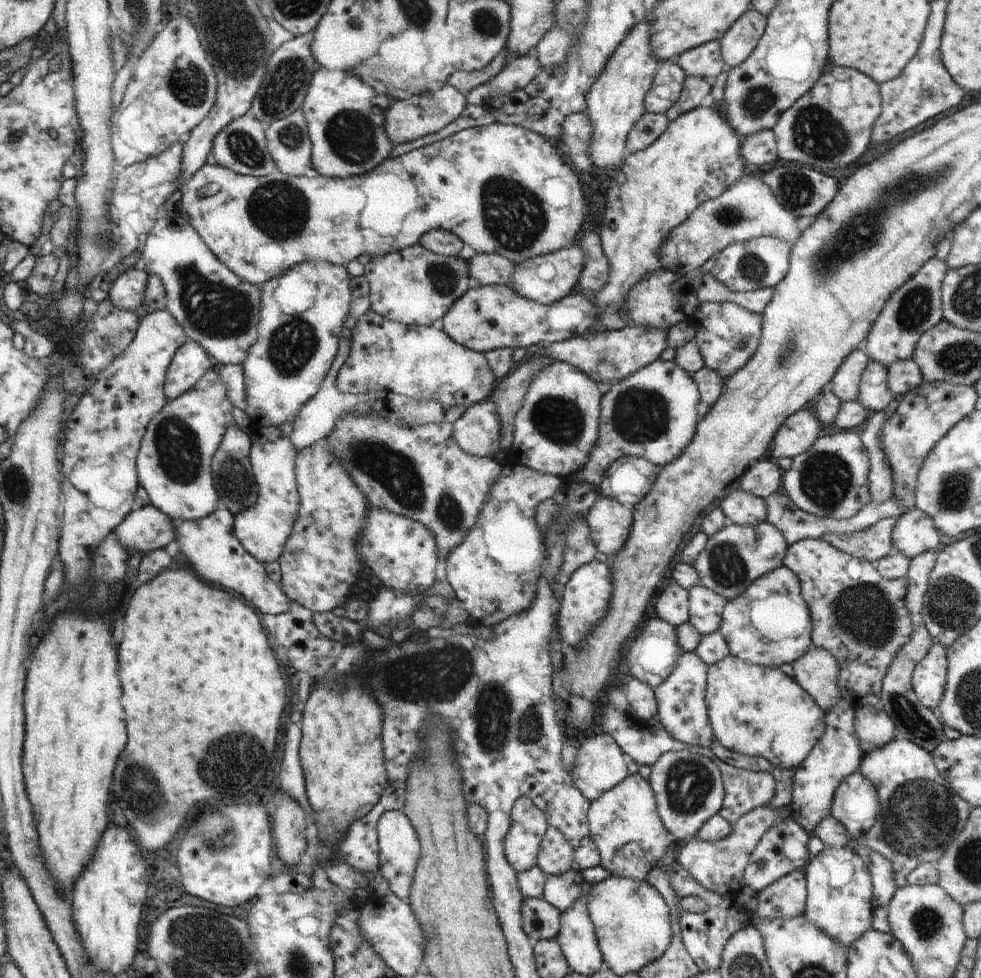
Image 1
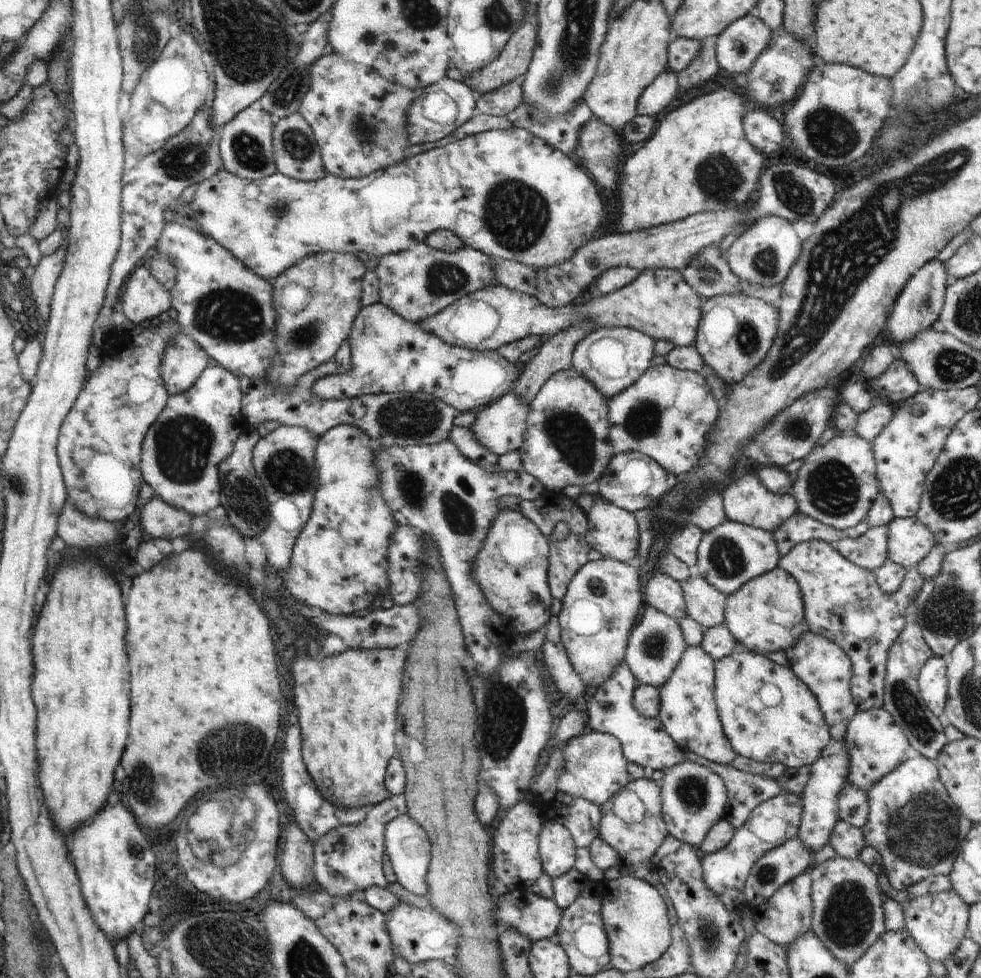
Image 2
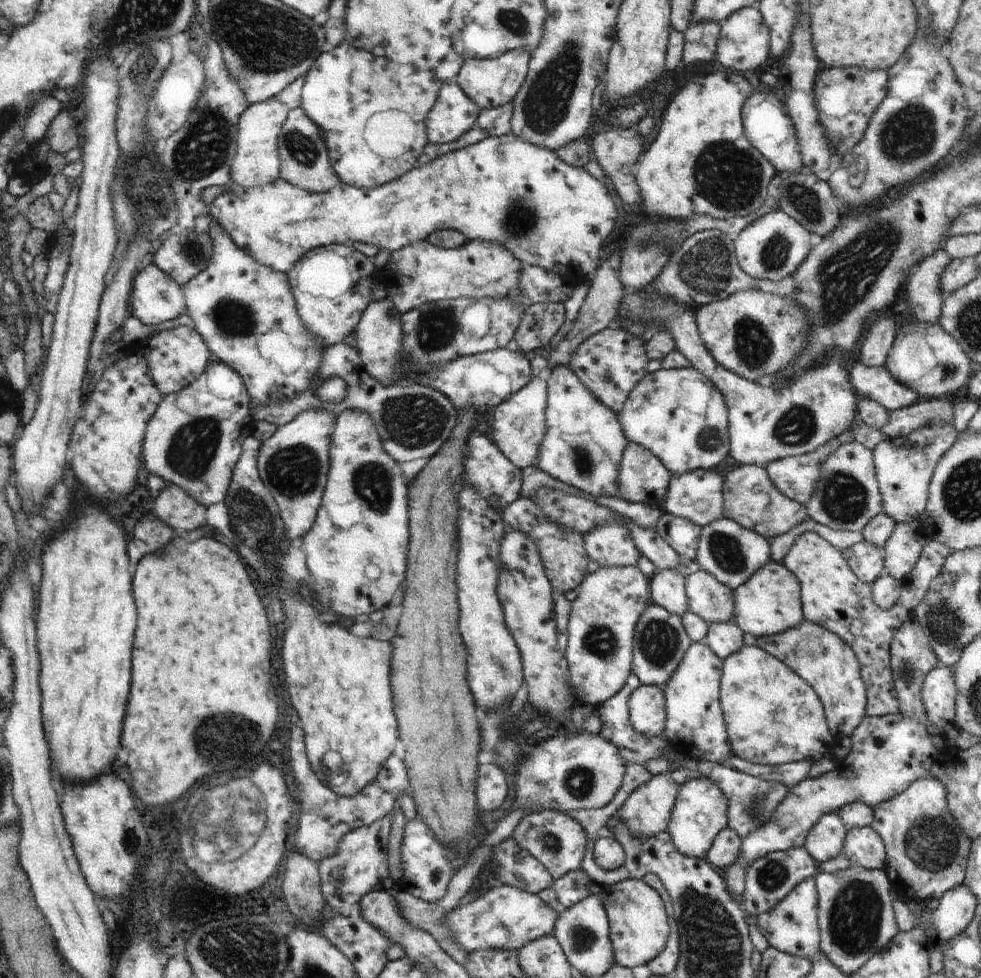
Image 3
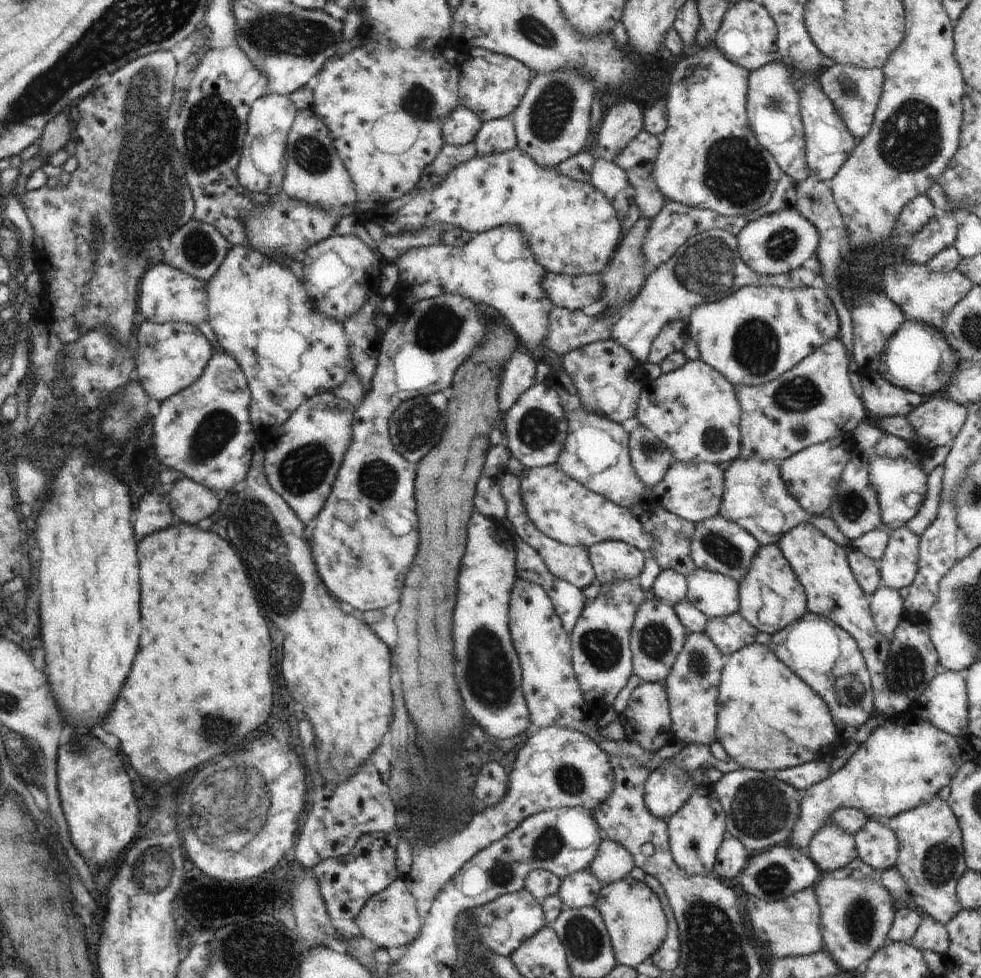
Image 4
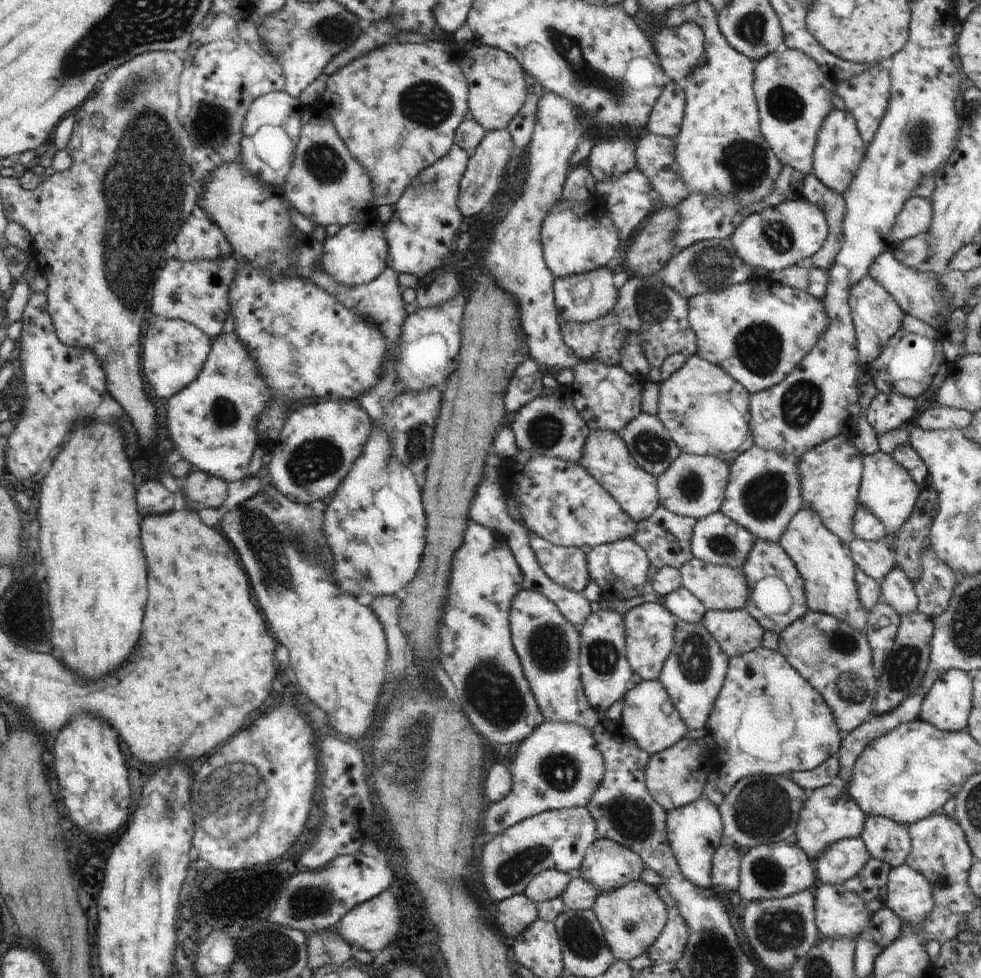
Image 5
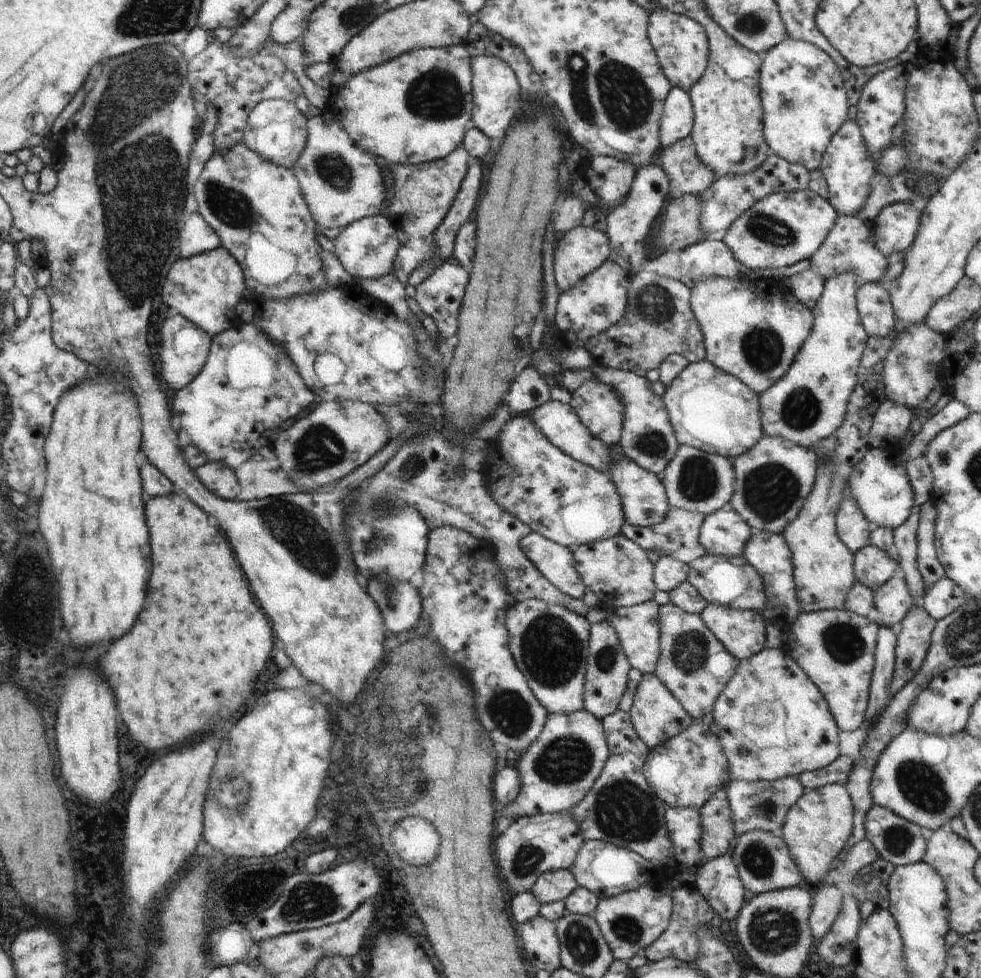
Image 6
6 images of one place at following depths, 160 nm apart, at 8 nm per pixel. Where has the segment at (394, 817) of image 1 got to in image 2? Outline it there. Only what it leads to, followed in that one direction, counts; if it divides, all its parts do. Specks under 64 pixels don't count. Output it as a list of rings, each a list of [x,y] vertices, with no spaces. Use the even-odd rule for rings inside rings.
[[[410,815],[399,816],[386,825],[385,850],[388,852],[397,882],[402,885],[402,888],[406,888],[412,894],[429,898],[426,875],[431,861],[431,844],[426,831],[420,828],[420,825],[410,818]]]

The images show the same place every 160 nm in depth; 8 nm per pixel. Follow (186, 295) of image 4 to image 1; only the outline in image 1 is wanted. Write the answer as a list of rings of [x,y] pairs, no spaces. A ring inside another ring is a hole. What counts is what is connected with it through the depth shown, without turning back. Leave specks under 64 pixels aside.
[[[141,266],[112,279],[109,300],[120,310],[136,311],[142,304],[147,289],[148,272]]]

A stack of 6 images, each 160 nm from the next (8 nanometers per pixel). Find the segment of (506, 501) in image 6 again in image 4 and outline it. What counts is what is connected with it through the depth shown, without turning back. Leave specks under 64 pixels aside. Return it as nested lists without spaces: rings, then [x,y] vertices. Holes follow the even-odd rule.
[[[556,464],[522,470],[519,480],[525,512],[548,538],[569,546],[586,546],[586,549],[598,542],[614,540],[630,544],[642,553],[650,552],[654,538],[646,532],[638,517],[566,476]]]

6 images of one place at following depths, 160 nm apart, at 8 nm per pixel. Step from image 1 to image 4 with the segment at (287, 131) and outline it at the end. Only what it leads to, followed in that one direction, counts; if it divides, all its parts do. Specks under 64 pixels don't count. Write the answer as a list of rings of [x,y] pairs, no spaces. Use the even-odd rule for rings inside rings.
[[[312,109],[296,112],[294,124],[285,136],[285,142],[284,156],[287,164],[282,191],[290,198],[304,202],[304,204],[314,204],[316,208],[324,208],[326,212],[341,214],[338,216],[340,219],[356,214],[355,205],[358,198],[356,198],[354,182],[350,174],[346,172],[340,156],[336,154],[328,128]]]

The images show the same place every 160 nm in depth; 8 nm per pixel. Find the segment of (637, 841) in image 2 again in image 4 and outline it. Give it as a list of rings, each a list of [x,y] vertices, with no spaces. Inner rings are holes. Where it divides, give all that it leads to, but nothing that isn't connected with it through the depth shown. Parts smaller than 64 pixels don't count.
[[[666,762],[662,768],[649,773],[644,786],[644,804],[652,816],[667,821],[686,804],[696,788],[689,772]]]

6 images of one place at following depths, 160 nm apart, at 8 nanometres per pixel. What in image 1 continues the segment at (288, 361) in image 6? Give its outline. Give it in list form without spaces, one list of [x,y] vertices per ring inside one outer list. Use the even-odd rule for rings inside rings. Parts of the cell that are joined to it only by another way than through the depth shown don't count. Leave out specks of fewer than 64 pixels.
[[[212,367],[187,393],[172,400],[167,399],[166,406],[148,423],[137,454],[139,484],[148,493],[151,504],[171,519],[197,521],[210,516],[220,506],[211,466],[226,429],[236,424],[232,417],[232,408],[226,385]]]

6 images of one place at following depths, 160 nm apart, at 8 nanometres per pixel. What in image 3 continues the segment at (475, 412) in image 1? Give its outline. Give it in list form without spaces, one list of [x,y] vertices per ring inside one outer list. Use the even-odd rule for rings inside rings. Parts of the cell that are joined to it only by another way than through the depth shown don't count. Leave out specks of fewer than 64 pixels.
[[[533,376],[524,388],[515,392],[509,399],[494,407],[494,414],[489,423],[489,433],[487,434],[500,452],[514,466],[520,470],[526,467],[538,467],[538,449],[546,436],[547,424],[545,412],[547,409],[547,382],[541,376]]]

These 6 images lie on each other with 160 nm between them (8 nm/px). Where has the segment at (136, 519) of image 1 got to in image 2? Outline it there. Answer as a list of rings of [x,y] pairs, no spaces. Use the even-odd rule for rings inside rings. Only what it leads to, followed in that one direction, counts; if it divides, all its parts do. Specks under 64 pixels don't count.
[[[158,496],[146,502],[138,514],[145,538],[170,542],[177,536],[186,538],[190,534],[190,522],[193,519],[190,513],[169,505]]]

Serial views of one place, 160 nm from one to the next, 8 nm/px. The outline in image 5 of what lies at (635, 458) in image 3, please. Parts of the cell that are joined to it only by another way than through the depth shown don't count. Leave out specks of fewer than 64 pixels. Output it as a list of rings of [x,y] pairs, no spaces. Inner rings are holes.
[[[644,411],[617,433],[624,439],[631,457],[656,478],[682,453],[662,421]]]

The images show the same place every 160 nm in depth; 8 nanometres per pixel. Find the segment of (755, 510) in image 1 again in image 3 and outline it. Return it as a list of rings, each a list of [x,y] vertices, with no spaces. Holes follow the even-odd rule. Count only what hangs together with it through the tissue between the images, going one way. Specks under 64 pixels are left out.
[[[742,465],[734,468],[723,479],[723,505],[724,517],[734,520],[748,530],[757,532],[767,541],[772,540],[775,536],[783,535],[795,526],[798,526],[803,520],[809,518],[808,511],[803,504],[786,498],[772,484],[765,467],[758,465]],[[758,502],[758,508],[768,510],[768,520],[756,522],[754,516],[748,516],[748,510],[752,510],[752,504]],[[762,504],[762,506],[760,506]]]

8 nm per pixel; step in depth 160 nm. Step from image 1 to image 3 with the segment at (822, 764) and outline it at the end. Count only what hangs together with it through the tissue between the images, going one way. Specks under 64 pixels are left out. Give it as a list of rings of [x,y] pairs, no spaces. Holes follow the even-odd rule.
[[[826,813],[808,831],[805,838],[806,850],[819,863],[836,858],[843,852],[847,828],[841,821],[839,814]]]

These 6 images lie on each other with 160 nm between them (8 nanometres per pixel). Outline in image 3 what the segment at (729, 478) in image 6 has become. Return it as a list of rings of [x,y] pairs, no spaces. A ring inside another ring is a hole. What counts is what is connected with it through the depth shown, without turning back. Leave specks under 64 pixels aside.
[[[696,469],[685,473],[674,473],[670,477],[666,494],[664,494],[661,500],[660,508],[674,516],[692,521],[701,527],[706,526],[712,521],[724,517],[723,479],[718,472],[710,469]],[[697,500],[708,501],[709,508],[706,512],[696,511],[693,504]]]

